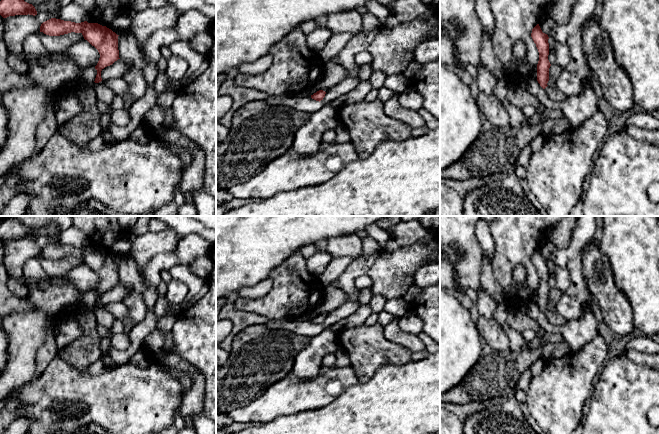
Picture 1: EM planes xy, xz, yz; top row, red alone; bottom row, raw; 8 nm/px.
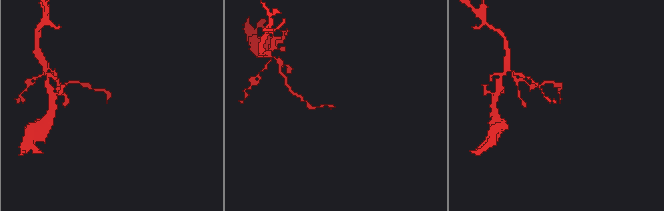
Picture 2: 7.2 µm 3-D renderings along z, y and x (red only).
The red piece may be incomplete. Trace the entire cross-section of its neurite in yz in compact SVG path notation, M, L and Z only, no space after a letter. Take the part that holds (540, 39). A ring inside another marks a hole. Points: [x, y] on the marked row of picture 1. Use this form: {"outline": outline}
{"outline": "M537 24L531 33L531 37L536 44L539 52L539 61L537 64L537 81L540 86L545 90L548 98L554 102L562 102L566 100L566 95L558 89L555 85L548 86L549 81L549 68L551 66L548 55L549 55L549 43L548 35L543 33L539 24Z"}

